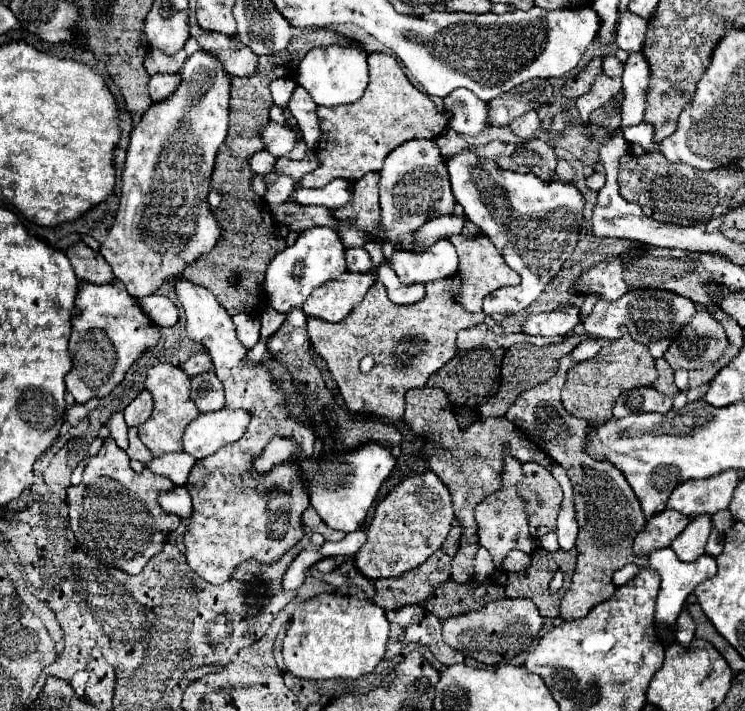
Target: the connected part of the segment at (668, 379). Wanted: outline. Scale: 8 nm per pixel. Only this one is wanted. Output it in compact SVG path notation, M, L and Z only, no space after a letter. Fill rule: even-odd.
M664 358L656 360L656 370L658 370L658 378L654 382L654 388L670 398L674 398L680 390L674 386L674 378L672 378L672 368L668 366L668 362L664 362Z

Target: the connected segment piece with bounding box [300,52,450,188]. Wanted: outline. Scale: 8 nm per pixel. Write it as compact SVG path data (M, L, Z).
M372 52L368 56L368 72L370 84L356 104L318 108L322 140L316 146L316 156L322 166L300 180L302 188L324 188L336 178L356 182L368 172L380 172L384 158L396 146L414 138L436 138L446 130L450 114L438 110L426 92L412 86L394 56Z

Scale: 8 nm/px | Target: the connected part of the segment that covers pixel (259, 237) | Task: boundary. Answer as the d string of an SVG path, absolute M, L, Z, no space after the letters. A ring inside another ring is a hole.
M318 28L318 30L306 30L296 32L290 40L290 46L282 50L282 54L262 56L258 62L258 74L246 76L246 78L232 78L230 84L230 128L224 144L218 150L214 176L212 176L212 190L220 192L224 196L220 208L214 210L220 226L222 236L214 250L204 258L194 262L194 266L188 266L182 276L186 276L188 282L194 282L198 286L208 288L214 296L218 296L218 302L226 308L230 316L234 314L250 314L258 316L266 308L266 294L262 290L264 284L264 270L268 262L286 248L282 238L274 236L276 224L274 218L262 210L260 196L252 190L252 178L254 172L250 170L250 156L264 150L264 142L260 138L262 128L268 124L270 108L274 106L270 96L270 82L276 78L294 78L298 64L302 58L316 46L328 46L328 44L352 44L346 36L336 34L330 28ZM266 214L266 216L264 216ZM232 274L240 276L240 286L234 288L228 284L228 278ZM262 305L262 306L260 306Z

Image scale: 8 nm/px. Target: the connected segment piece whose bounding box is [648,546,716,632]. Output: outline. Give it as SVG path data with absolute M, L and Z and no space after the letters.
M660 548L656 552L650 554L650 562L648 566L652 566L654 570L658 570L658 574L662 576L662 586L660 586L660 594L658 594L658 602L656 602L656 622L664 624L670 628L670 632L674 630L674 622L678 618L678 614L684 608L684 602L688 598L688 594L704 580L712 578L716 572L716 559L707 554L703 554L694 562L680 562L678 556L674 554L674 550L668 548Z

